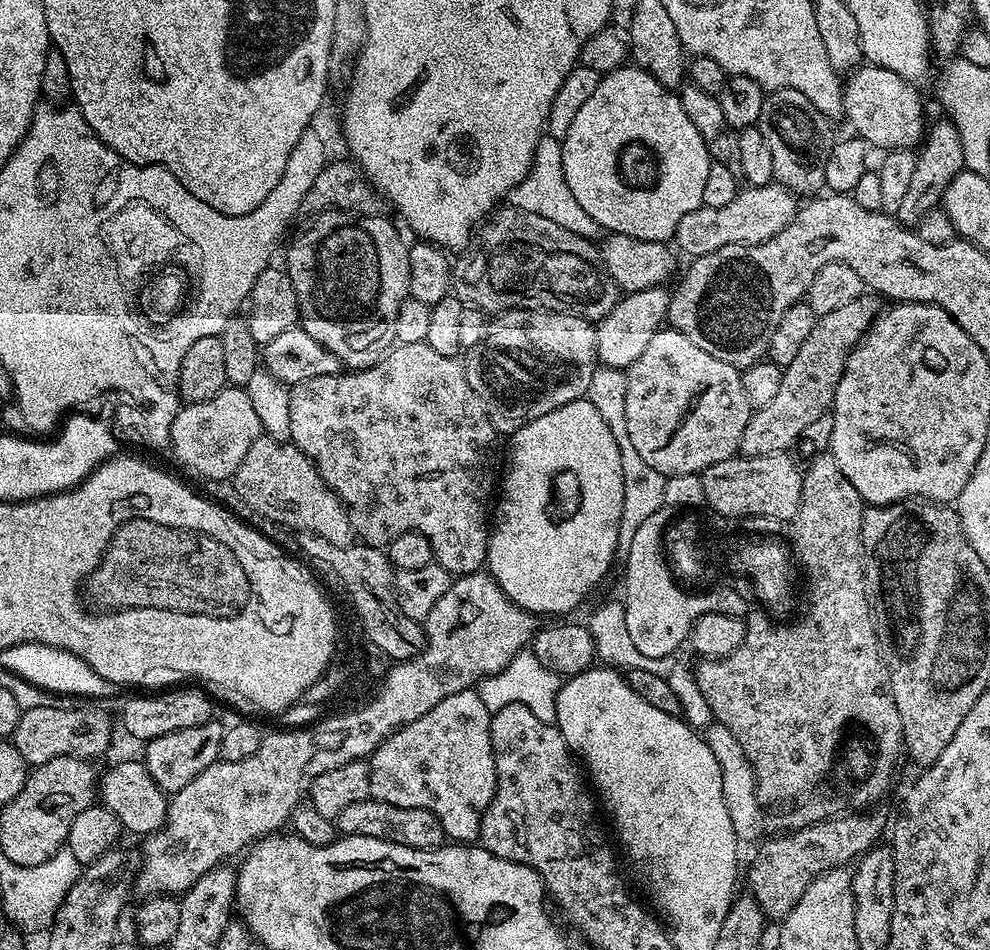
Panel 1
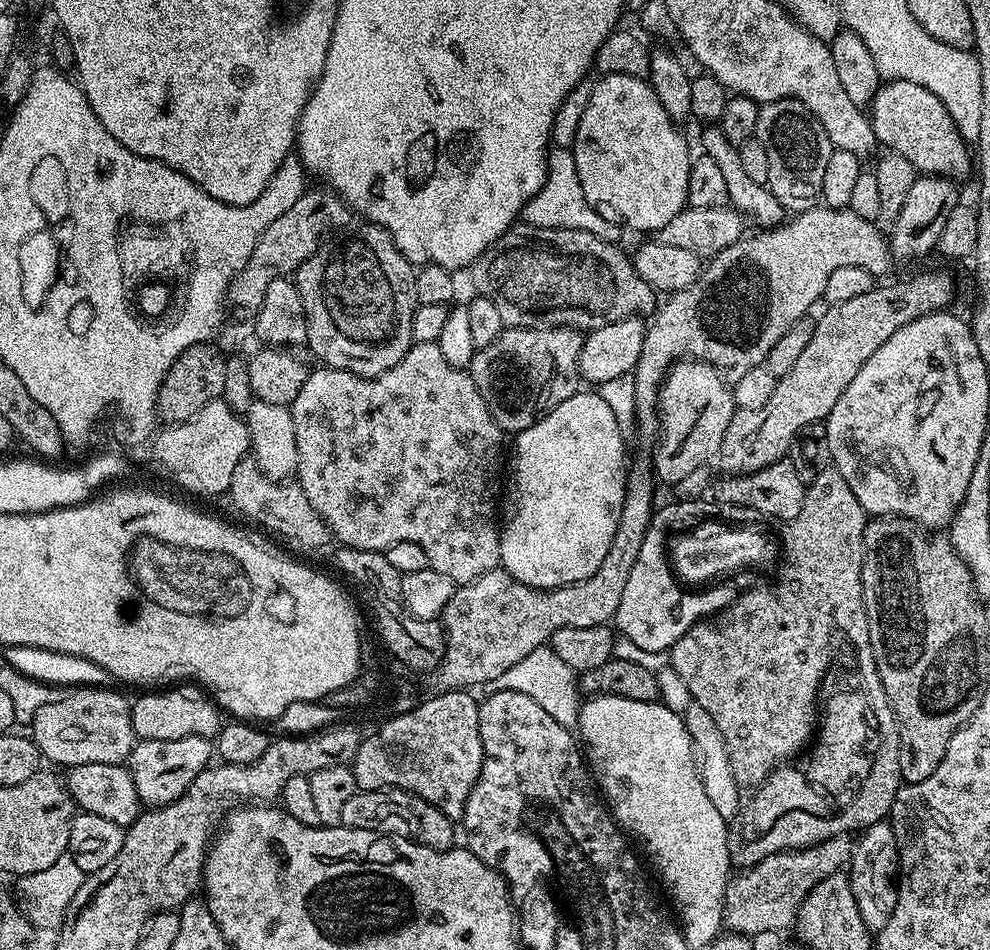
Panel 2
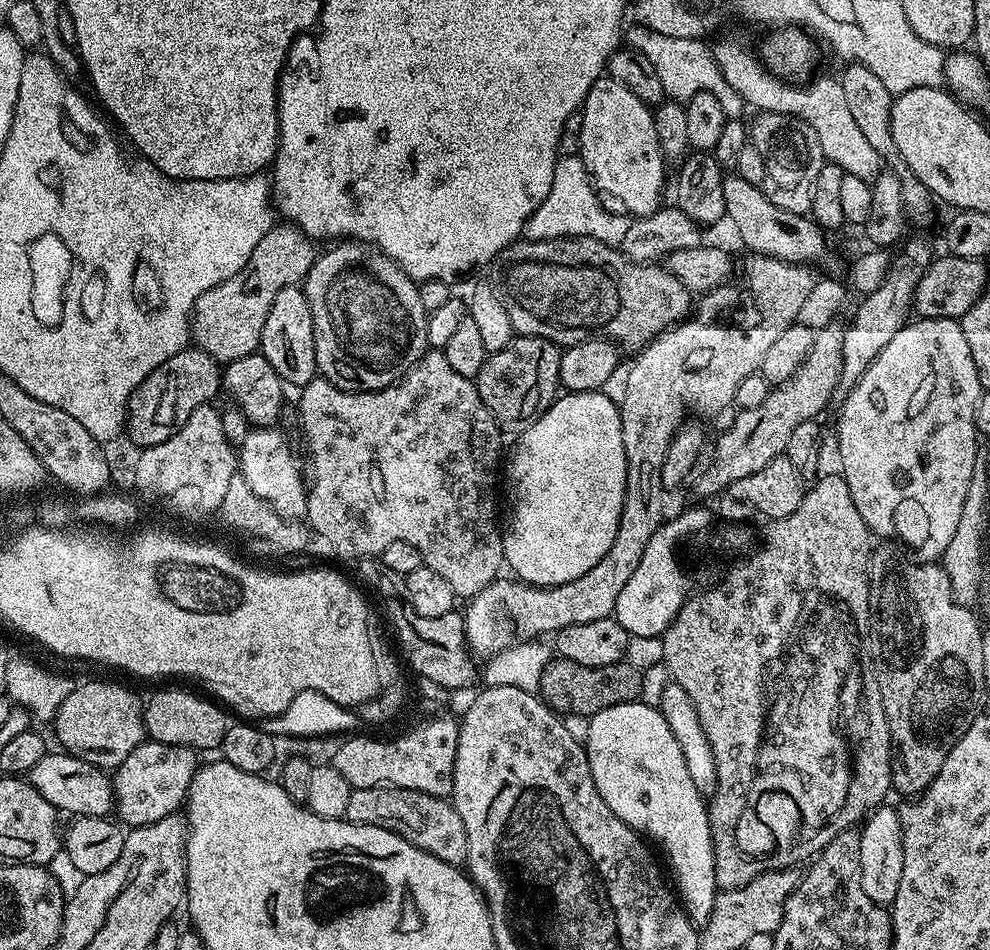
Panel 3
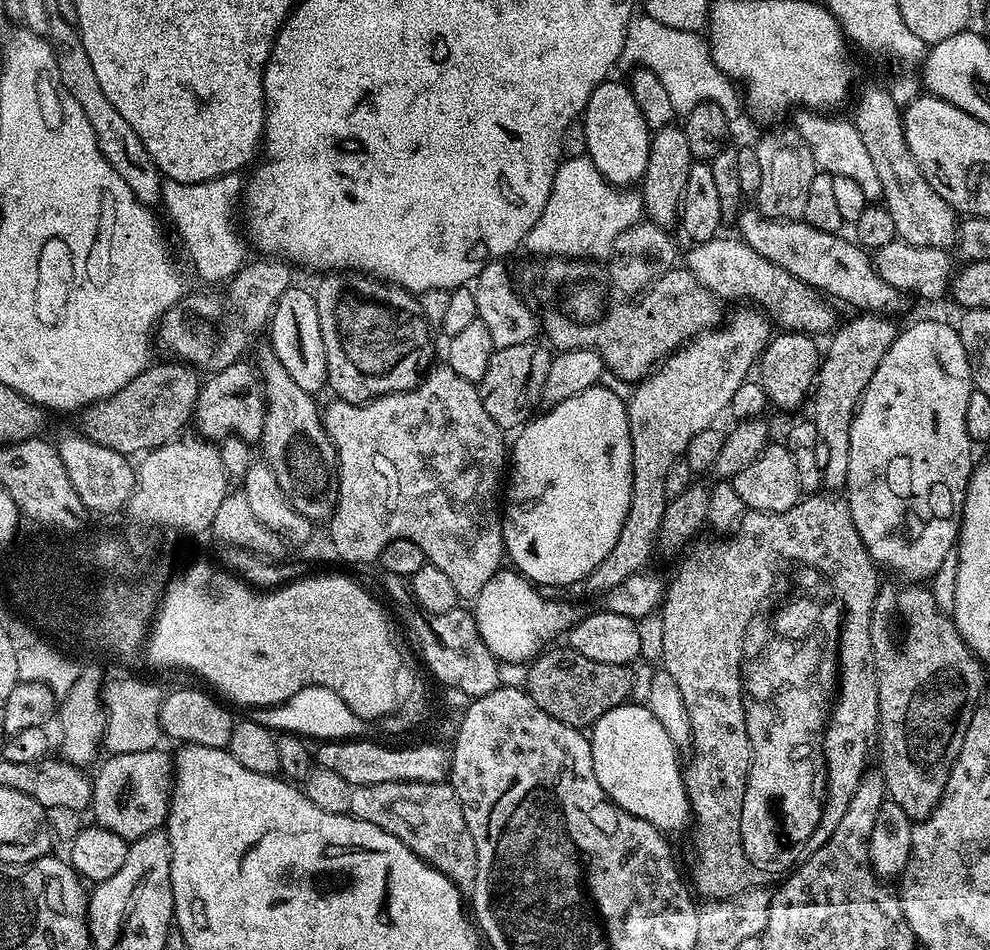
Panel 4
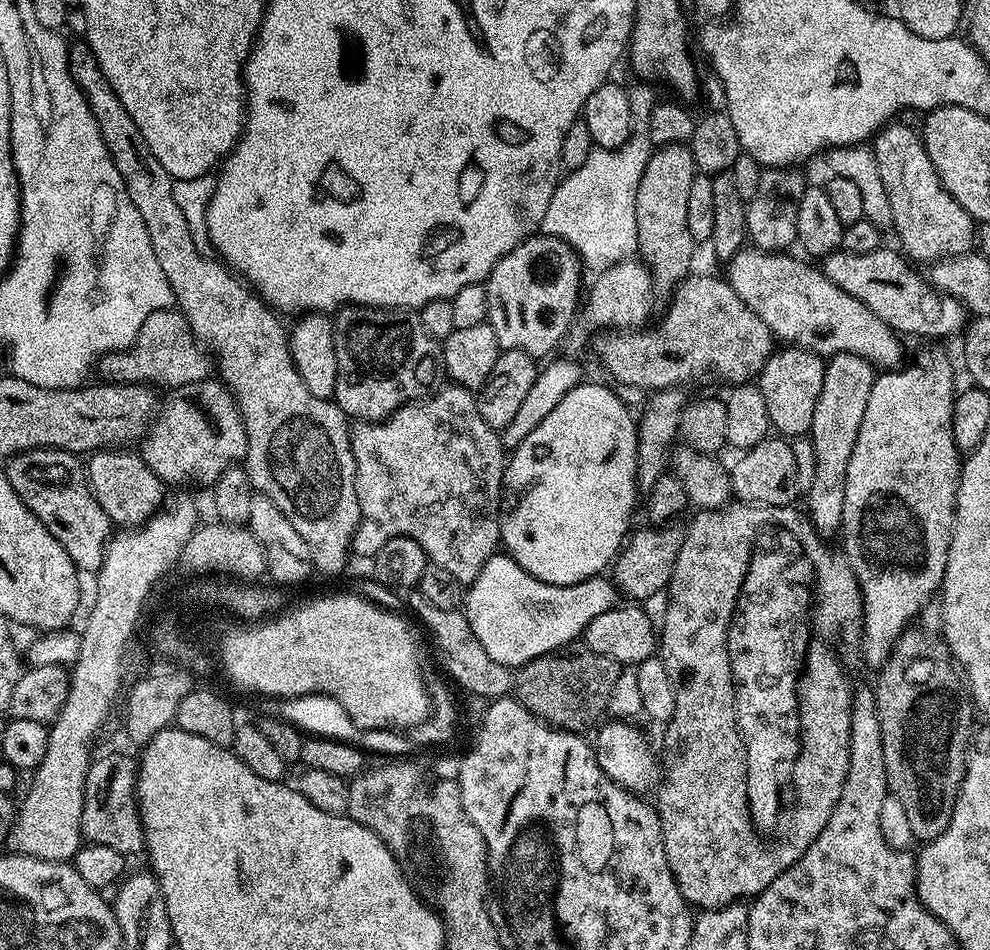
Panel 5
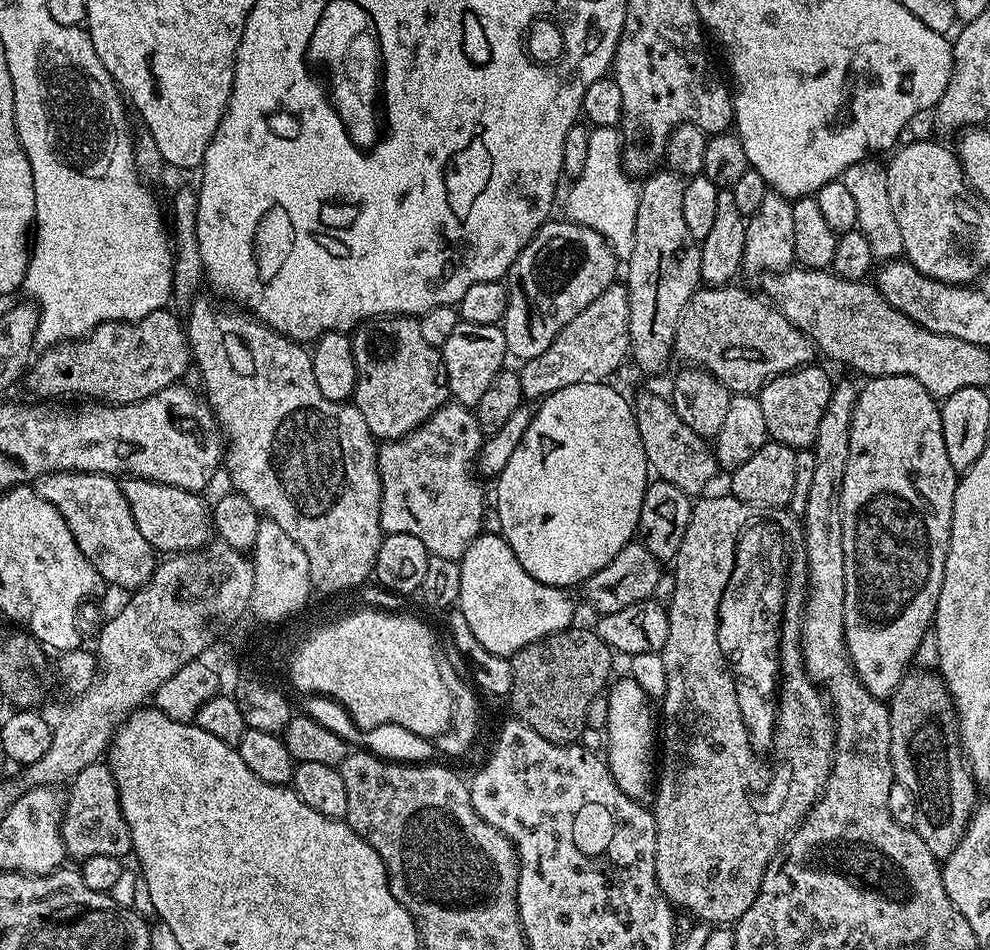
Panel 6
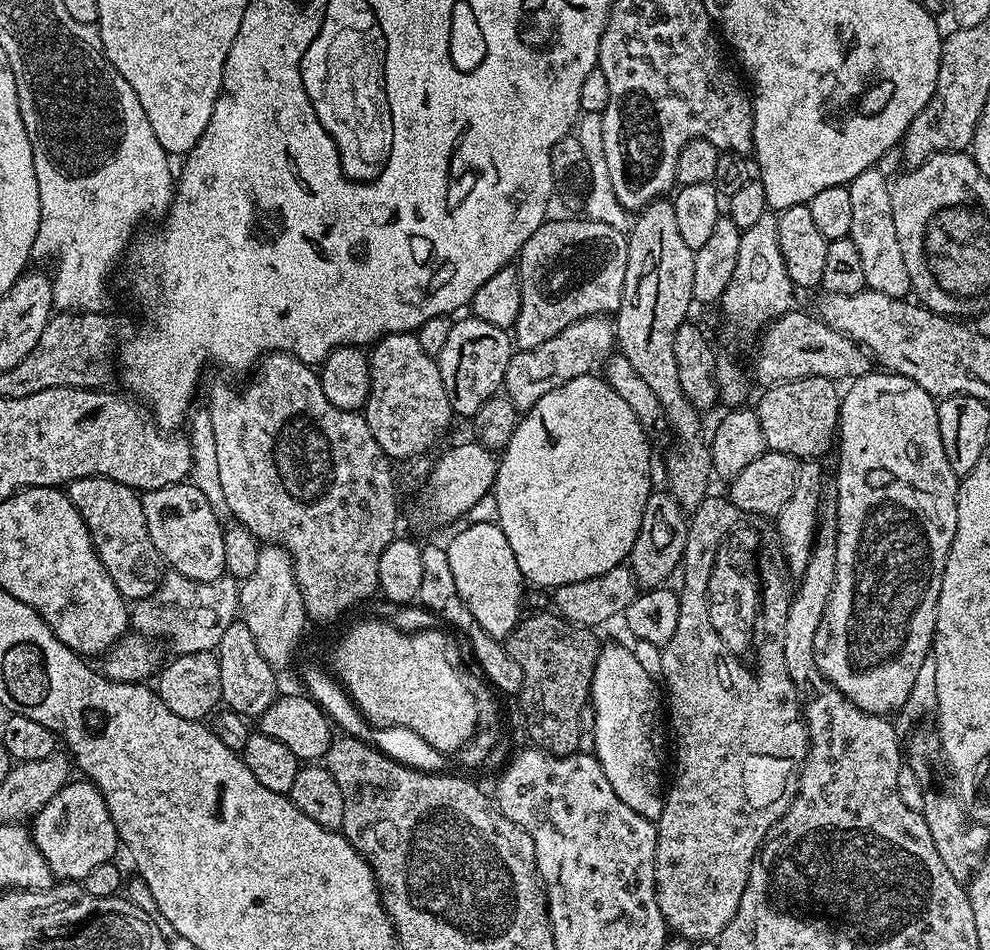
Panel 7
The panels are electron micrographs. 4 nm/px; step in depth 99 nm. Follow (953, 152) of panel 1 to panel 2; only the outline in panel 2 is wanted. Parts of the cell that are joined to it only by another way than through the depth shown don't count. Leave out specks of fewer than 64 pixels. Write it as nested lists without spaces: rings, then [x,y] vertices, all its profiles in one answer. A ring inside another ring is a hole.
[[[917,175],[914,187],[911,188],[901,212],[898,213],[898,222],[894,222],[890,235],[887,237],[893,261],[920,260],[923,256],[933,255],[937,251],[937,244],[946,225],[946,218],[962,200],[956,184],[955,179],[946,176]]]

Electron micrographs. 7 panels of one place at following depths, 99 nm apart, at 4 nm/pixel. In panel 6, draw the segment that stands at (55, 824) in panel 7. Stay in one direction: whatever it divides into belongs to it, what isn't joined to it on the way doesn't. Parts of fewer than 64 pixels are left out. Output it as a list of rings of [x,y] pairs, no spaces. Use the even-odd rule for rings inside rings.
[[[97,762],[86,766],[82,774],[78,774],[70,781],[60,833],[64,839],[65,853],[69,857],[77,856],[77,861],[80,862],[94,858],[98,854],[124,858],[132,852],[132,839],[126,826],[126,818],[122,814],[118,786],[107,763]]]

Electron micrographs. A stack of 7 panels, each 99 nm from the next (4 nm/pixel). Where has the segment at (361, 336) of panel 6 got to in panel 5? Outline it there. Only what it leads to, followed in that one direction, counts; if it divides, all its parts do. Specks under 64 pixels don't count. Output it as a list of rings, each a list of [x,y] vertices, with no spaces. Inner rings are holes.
[[[350,304],[335,313],[332,333],[338,354],[334,402],[353,421],[383,422],[404,404],[427,397],[437,387],[442,348],[426,334],[415,311]]]

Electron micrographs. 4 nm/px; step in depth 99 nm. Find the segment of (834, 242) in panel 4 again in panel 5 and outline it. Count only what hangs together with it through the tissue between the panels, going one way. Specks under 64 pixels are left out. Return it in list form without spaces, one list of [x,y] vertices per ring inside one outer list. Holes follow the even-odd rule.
[[[881,246],[866,254],[837,250],[823,257],[822,271],[830,282],[834,282],[834,286],[846,290],[846,294],[858,298],[858,302],[874,310],[874,314],[898,334],[907,337],[963,333],[970,320],[970,313],[964,303],[932,287],[921,273],[919,276],[914,269],[908,268],[909,261],[893,248]]]

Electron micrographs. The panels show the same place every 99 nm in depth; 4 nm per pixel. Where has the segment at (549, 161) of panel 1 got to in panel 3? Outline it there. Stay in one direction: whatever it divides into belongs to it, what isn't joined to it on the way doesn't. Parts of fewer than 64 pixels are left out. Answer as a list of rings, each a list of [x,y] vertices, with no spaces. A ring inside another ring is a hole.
[[[579,155],[560,156],[554,166],[554,182],[550,182],[550,194],[546,194],[542,206],[538,206],[538,210],[534,210],[526,222],[523,239],[557,240],[563,236],[588,236],[592,240],[601,240],[603,244],[619,246],[622,238],[626,238],[629,217],[619,211],[616,213],[604,208],[603,202]]]

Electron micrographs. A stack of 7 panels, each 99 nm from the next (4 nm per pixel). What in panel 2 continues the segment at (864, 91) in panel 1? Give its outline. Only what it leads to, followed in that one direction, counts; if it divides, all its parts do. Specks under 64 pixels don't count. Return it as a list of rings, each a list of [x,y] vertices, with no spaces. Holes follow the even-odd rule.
[[[890,80],[881,83],[870,105],[870,119],[877,141],[888,152],[897,152],[915,166],[917,173],[961,178],[973,171],[974,160],[962,134],[954,126],[946,106],[918,82]]]

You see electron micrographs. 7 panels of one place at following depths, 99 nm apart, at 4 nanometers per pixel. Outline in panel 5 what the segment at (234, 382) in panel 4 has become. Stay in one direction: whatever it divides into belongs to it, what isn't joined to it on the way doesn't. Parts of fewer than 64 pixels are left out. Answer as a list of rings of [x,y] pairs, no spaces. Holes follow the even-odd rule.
[[[209,378],[207,380],[199,380],[193,384],[183,384],[181,388],[173,388],[167,394],[169,396],[166,397],[165,400],[163,397],[162,403],[159,405],[158,415],[153,419],[150,431],[145,435],[142,443],[139,445],[139,455],[143,456],[146,466],[150,466],[153,474],[155,474],[159,480],[164,481],[165,485],[184,484],[187,480],[193,480],[194,483],[205,484],[205,486],[215,484],[216,479],[218,479],[226,469],[239,465],[248,454],[248,431],[244,428],[244,423],[240,417],[240,407],[236,405],[236,400],[232,397],[232,391],[228,389],[227,384],[221,382],[219,379]]]

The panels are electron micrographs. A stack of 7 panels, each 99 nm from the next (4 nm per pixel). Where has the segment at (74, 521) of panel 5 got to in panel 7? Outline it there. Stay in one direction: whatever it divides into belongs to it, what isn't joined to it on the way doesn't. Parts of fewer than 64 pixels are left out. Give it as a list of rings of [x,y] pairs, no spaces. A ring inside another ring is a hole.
[[[91,476],[73,480],[67,485],[66,495],[78,514],[82,514],[94,550],[124,599],[135,602],[154,594],[164,578],[166,565],[150,538],[146,514],[142,514],[142,502],[136,489],[122,486],[122,482],[114,482],[105,476]]]

